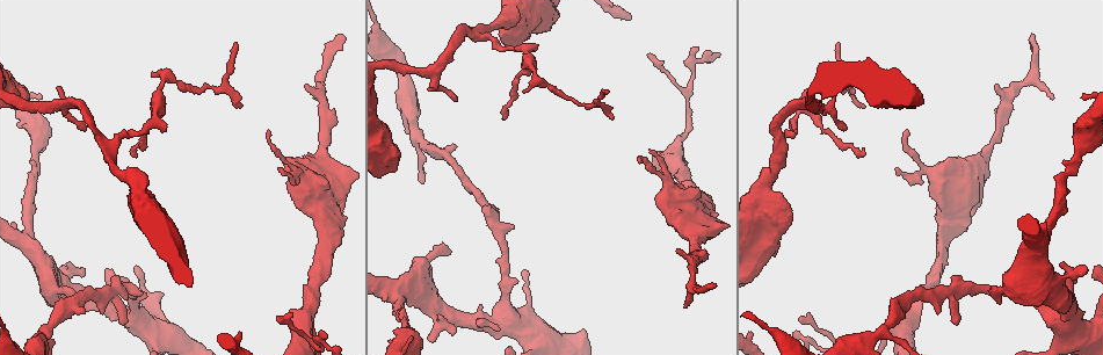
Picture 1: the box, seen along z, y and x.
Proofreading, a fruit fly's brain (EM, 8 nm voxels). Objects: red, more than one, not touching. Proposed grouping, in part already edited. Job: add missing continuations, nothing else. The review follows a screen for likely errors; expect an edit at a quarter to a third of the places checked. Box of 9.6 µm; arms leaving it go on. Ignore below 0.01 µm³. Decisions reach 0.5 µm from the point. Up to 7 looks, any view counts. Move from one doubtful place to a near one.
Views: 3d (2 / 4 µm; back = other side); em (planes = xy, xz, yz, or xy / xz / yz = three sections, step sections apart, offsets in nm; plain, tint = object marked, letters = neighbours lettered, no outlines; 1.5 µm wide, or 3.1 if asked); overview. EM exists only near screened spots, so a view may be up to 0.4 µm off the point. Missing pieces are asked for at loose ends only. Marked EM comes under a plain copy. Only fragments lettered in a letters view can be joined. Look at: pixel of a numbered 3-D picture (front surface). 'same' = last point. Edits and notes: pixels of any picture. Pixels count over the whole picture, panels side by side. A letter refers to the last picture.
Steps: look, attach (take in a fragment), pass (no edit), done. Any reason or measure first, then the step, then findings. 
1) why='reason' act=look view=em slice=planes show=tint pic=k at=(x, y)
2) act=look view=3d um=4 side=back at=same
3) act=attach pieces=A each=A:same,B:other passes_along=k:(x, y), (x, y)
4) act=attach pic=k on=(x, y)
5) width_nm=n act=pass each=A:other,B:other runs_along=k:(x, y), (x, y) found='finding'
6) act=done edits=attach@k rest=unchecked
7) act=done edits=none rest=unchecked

why='an open end' act=look view=em slice=xz step=4 show=tint pic=1 at=(132, 153)

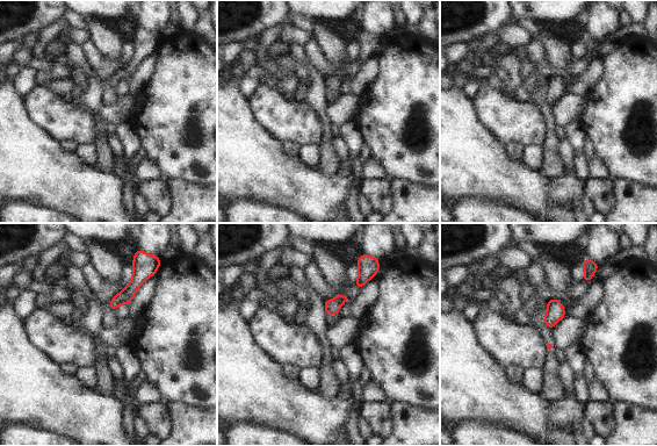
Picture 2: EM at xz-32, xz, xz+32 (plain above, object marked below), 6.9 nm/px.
act=look view=em slice=planes show=letters at=same

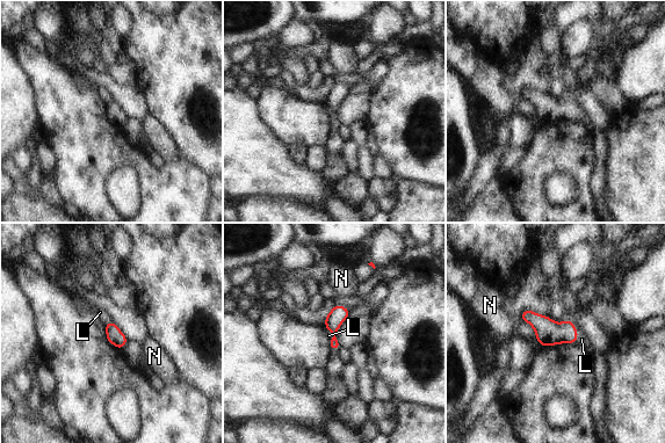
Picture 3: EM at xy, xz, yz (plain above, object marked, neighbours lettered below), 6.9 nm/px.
act=attach pieces=L each=L:same,N:other passes_along=3:(548, 333), (573, 326), (582, 339) found='it goes on there'

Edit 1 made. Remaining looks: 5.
why='an open end' act=look view=em slice=planes show=letters pic=1 at=(340, 34)

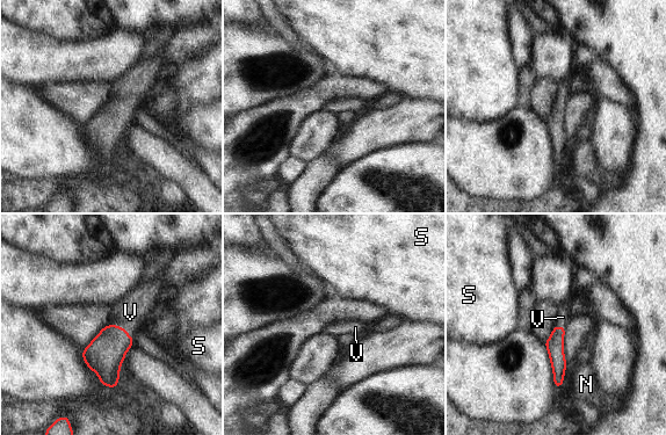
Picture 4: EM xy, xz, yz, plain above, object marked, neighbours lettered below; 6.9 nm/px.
act=attach pieces=V each=N:other,S:other,V:same passes_along=4:(105, 355), (120, 327), (130, 312) found='it goes on there'

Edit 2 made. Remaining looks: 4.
why='redraw' act=look view=overview

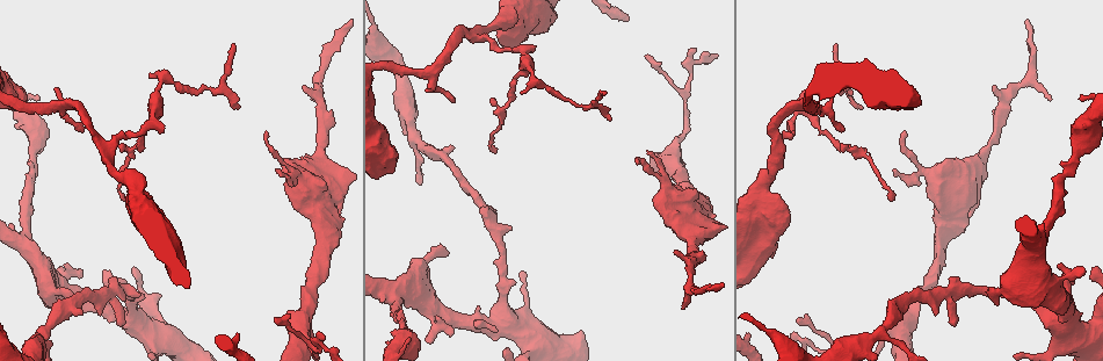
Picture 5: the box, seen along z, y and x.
why='branch stops here' act=look view=em slice=planes show=letters pic=5 at=(992, 86)

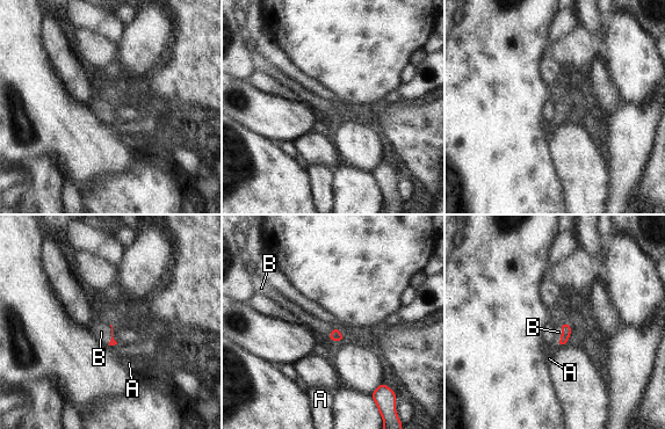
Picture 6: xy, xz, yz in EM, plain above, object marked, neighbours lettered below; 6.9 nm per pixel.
act=attach pieces=B each=A:other,B:same passes_along=6:(565, 328), (562, 333), (558, 332) found='the neuron continues'

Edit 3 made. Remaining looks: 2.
act=done edits=attach@3,attach@4,attach@6 rest=unchecked

